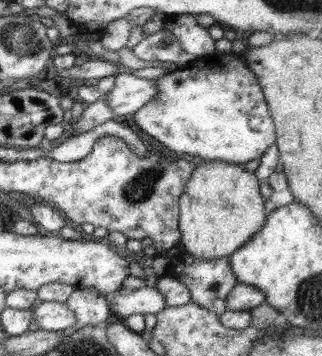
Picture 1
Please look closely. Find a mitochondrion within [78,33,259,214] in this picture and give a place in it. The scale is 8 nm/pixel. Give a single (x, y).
(139, 189)

